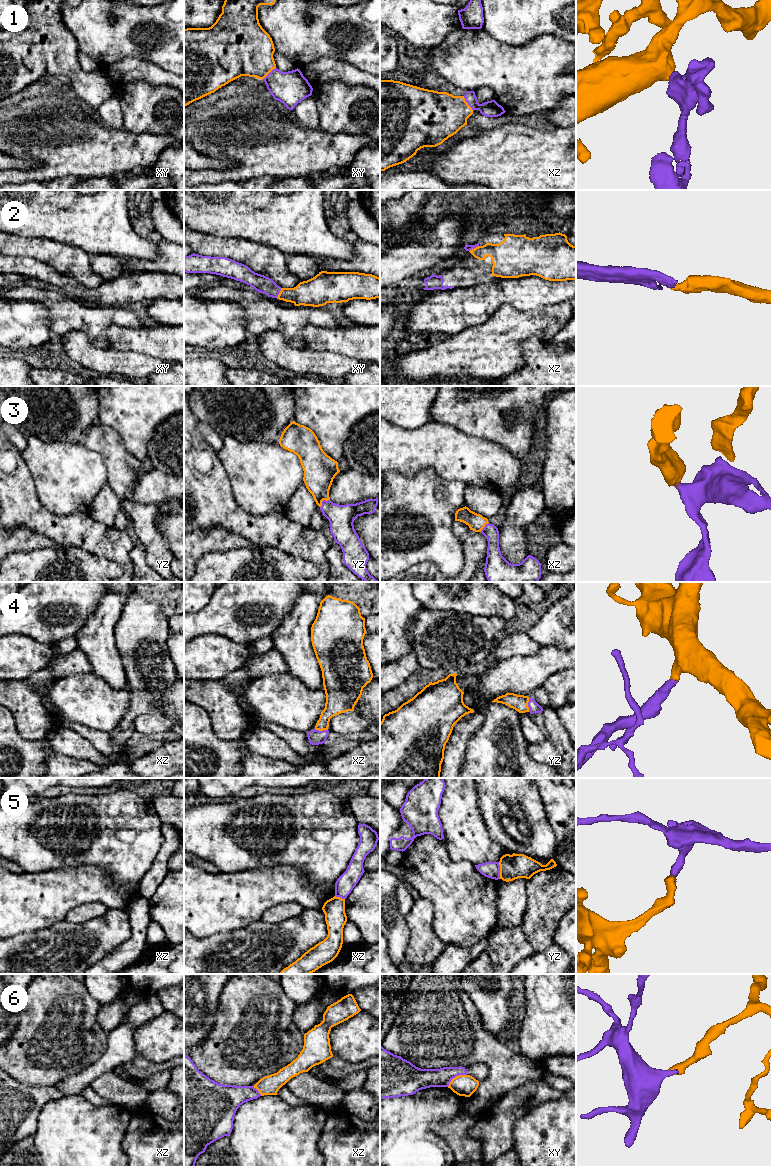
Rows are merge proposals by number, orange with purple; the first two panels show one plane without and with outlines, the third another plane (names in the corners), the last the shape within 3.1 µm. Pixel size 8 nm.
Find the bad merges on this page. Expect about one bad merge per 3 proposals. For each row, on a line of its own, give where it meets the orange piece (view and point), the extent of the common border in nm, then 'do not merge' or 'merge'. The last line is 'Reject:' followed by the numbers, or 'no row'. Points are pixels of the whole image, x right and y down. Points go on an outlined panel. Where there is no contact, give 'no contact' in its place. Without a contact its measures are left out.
1: xz (467, 103) | 140 nm | merge
2: xy (279, 293) | 90 nm | merge
3: yz (322, 500) | 100 nm | merge
4: yz (527, 705) | 110 nm | merge
5: yz (500, 870) | 140 nm | do not merge
6: xy (456, 1076) | 190 nm | do not merge
Reject: 5, 6

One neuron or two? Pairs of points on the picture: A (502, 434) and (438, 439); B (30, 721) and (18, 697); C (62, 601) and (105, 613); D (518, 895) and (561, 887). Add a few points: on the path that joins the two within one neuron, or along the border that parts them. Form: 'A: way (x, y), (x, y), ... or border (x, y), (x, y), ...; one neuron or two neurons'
A: border (451, 425), (469, 435), (495, 442); two neurons
B: way (30, 715), (24, 703); one neuron
C: border (106, 592), (79, 629); two neurons
D: border (529, 879), (526, 884), (527, 904), (522, 916); two neurons

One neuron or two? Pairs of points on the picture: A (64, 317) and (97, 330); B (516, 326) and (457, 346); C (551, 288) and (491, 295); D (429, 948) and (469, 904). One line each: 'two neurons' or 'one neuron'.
A: one neuron
B: one neuron
C: one neuron
D: two neurons

